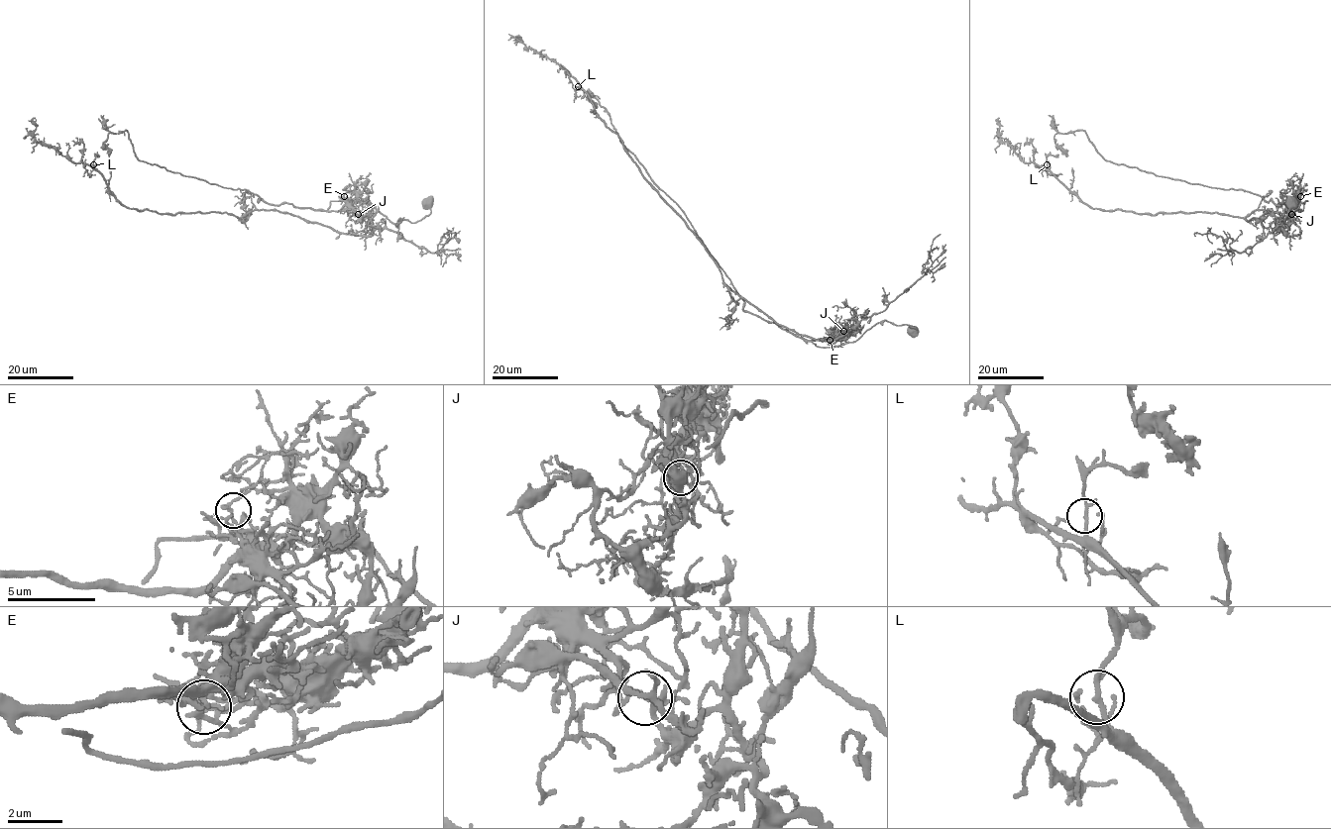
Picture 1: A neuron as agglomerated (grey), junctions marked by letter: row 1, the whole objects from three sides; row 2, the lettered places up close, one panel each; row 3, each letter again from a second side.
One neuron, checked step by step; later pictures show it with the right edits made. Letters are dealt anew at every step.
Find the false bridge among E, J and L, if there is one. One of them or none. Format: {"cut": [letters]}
{"cut": ["J"]}

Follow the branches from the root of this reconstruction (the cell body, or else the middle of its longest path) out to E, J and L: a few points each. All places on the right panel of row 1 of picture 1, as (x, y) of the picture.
E: (1293, 204), (1281, 223), (1307, 201), (1303, 209), (1299, 211), (1295, 201), (1300, 196)
J: (1293, 204), (1285, 222), (1281, 220), (1281, 223), (1307, 201), (1302, 211), (1295, 206), (1291, 215)
L: (1293, 204), (1280, 222), (1307, 201), (1284, 228), (1296, 236), (1272, 210), (1093, 209), (1047, 164)

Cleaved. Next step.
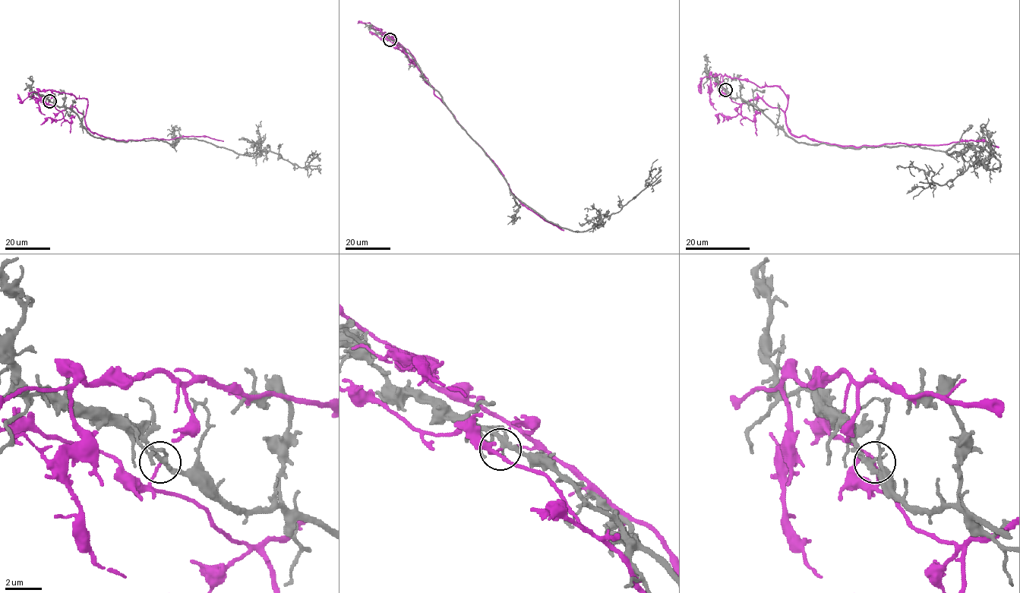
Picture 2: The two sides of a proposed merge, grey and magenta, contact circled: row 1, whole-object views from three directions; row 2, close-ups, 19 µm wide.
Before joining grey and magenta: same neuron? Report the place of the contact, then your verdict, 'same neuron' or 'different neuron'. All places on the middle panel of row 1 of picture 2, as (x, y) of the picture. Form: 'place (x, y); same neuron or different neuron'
place (390, 39); different neuron

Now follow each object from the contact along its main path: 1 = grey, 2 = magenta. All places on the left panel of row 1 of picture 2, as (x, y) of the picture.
1: (49, 101), (72, 110), (102, 139), (196, 138), (241, 154), (270, 151), (301, 167), (314, 153), (312, 161)
2: (49, 101), (48, 104), (61, 111), (74, 106), (93, 134), (110, 138), (126, 140), (207, 136), (223, 141)

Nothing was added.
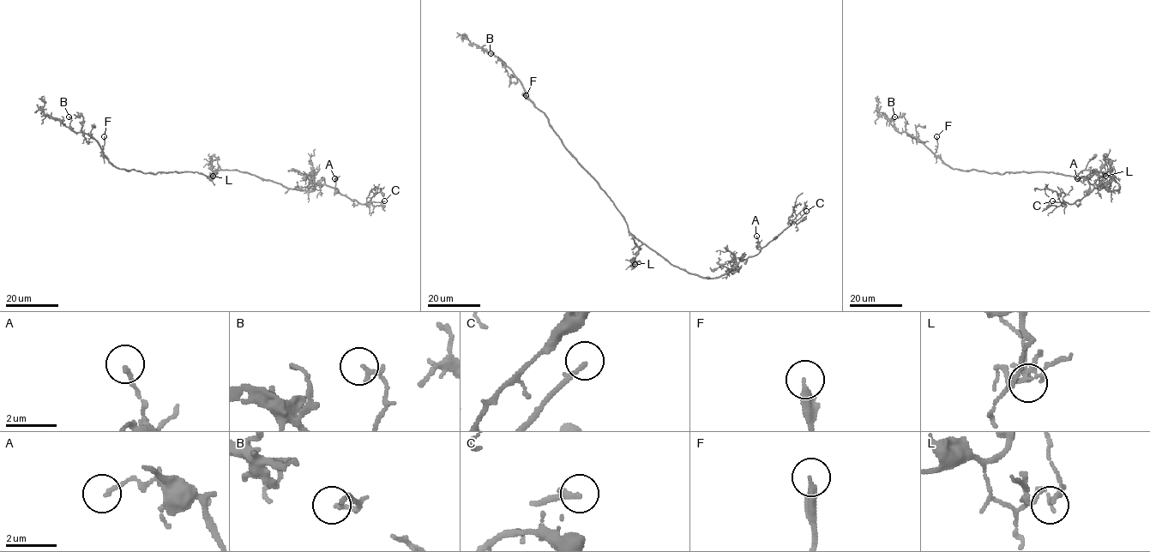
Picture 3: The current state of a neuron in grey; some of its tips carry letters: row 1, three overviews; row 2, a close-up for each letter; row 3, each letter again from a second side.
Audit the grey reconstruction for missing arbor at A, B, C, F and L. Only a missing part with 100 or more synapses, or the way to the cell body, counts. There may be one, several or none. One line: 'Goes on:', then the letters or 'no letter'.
Goes on: C

